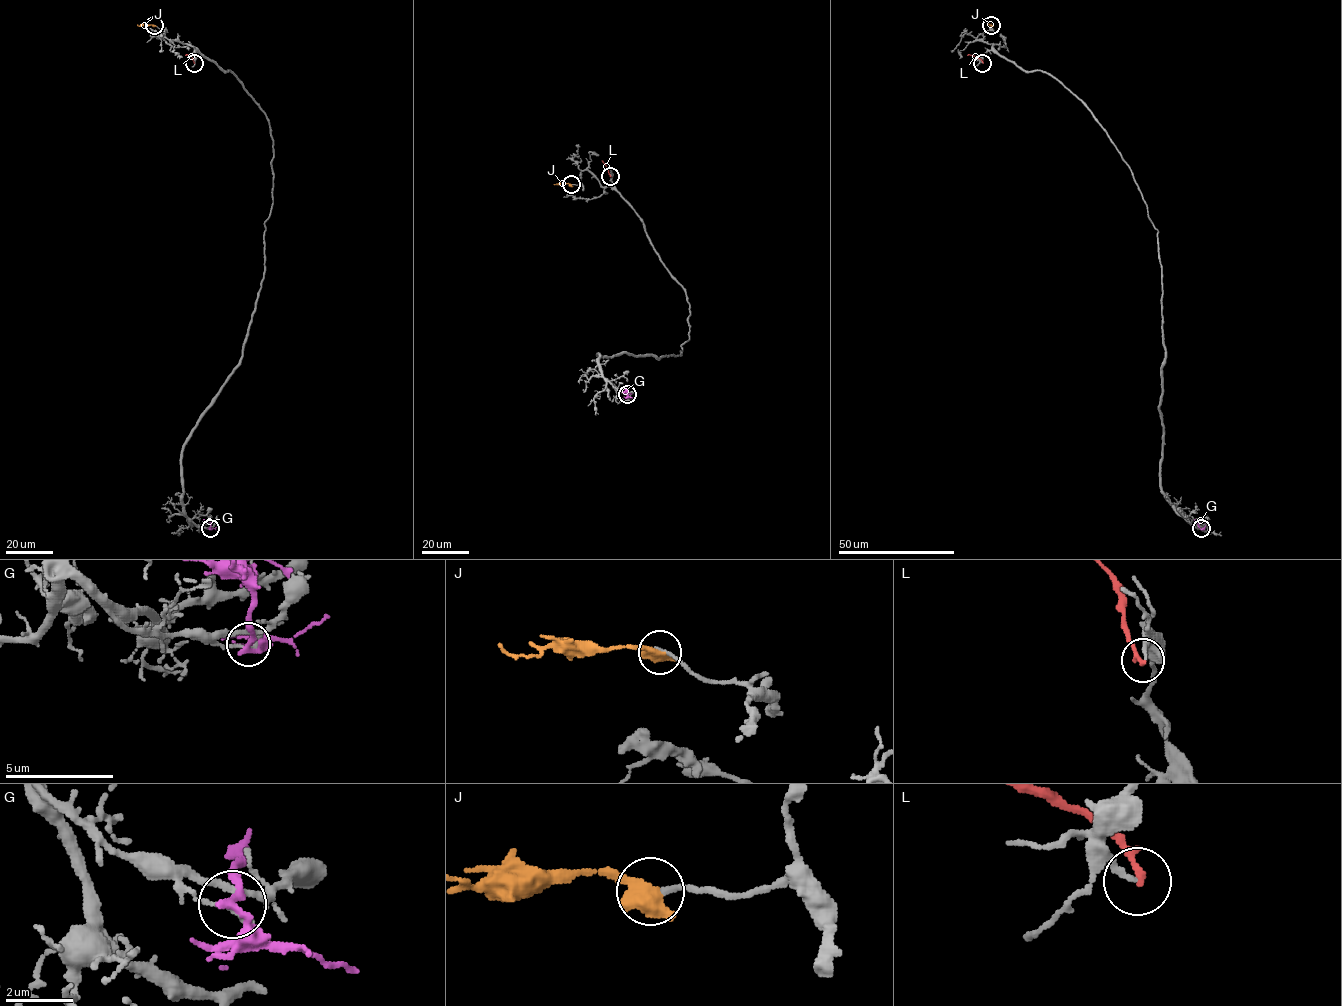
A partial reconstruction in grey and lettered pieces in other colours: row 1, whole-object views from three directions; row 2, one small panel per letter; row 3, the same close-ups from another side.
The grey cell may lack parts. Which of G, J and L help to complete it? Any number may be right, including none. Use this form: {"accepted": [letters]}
{"accepted": []}

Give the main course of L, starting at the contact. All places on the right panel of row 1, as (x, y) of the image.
L: (982, 63), (979, 58), (967, 55)

